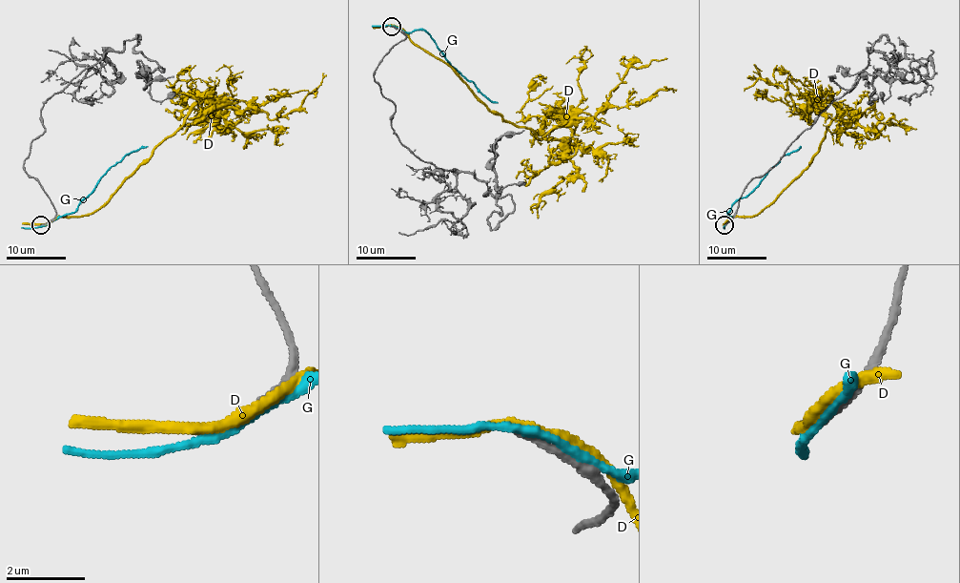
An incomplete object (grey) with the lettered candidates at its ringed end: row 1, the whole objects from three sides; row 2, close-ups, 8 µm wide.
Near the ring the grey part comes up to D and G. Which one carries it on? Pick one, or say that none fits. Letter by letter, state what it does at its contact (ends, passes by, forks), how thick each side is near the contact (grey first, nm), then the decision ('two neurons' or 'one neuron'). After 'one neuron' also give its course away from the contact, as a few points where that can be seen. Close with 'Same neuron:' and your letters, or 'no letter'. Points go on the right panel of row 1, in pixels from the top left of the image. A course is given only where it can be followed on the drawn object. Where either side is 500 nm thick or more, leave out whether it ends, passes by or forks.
D: it passes by; calibres 240 and 280 nm; two neurons
G: it passes by; calibres 200 and 200 nm; two neurons
Same neuron: no letter

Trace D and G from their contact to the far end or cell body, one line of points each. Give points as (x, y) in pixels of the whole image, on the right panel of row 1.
D: (727, 221), (763, 211), (808, 164), (837, 112), (829, 103), (810, 109), (805, 119), (787, 93), (790, 72)
G: (727, 223), (731, 217), (727, 212), (782, 156), (801, 146)

